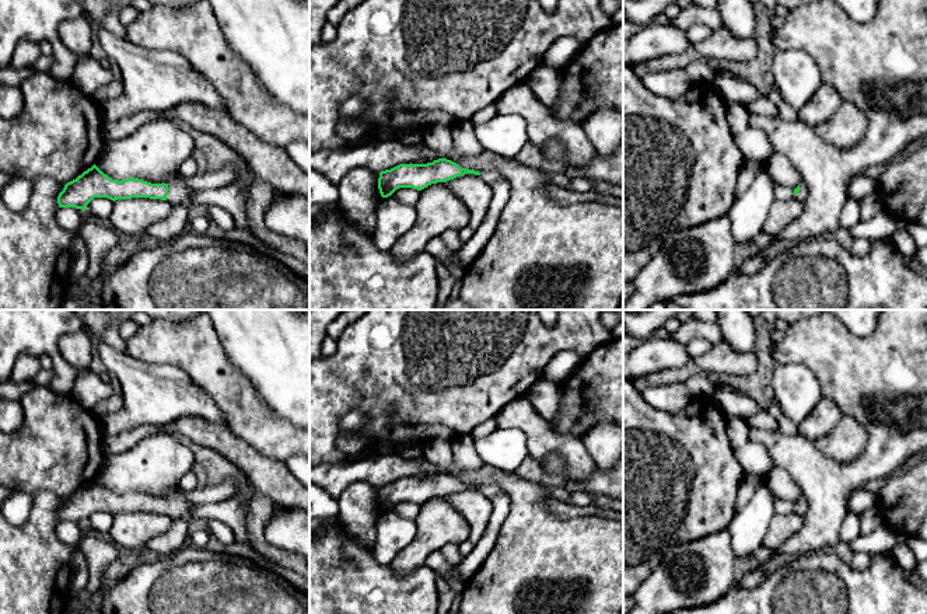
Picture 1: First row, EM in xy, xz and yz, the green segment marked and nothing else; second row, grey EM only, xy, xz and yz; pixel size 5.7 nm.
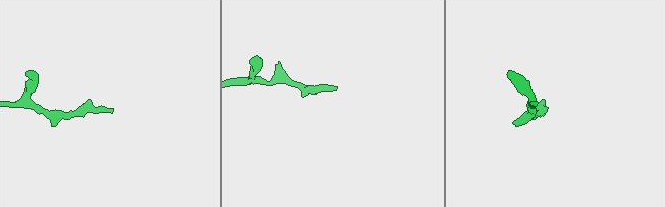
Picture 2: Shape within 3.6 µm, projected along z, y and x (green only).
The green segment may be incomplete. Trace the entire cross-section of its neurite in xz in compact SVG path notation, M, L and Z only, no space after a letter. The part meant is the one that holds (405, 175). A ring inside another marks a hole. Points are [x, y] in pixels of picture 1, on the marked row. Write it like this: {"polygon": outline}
{"polygon": "M438 158L427 164L399 164L379 172L378 189L382 198L388 198L399 188L421 191L431 184L447 182L465 174L480 175L482 172L462 168L447 158Z"}

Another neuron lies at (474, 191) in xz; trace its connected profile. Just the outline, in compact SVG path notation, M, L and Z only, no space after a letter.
M465 174L444 182L469 209L469 227L476 230L485 220L493 199L492 185L480 175Z

